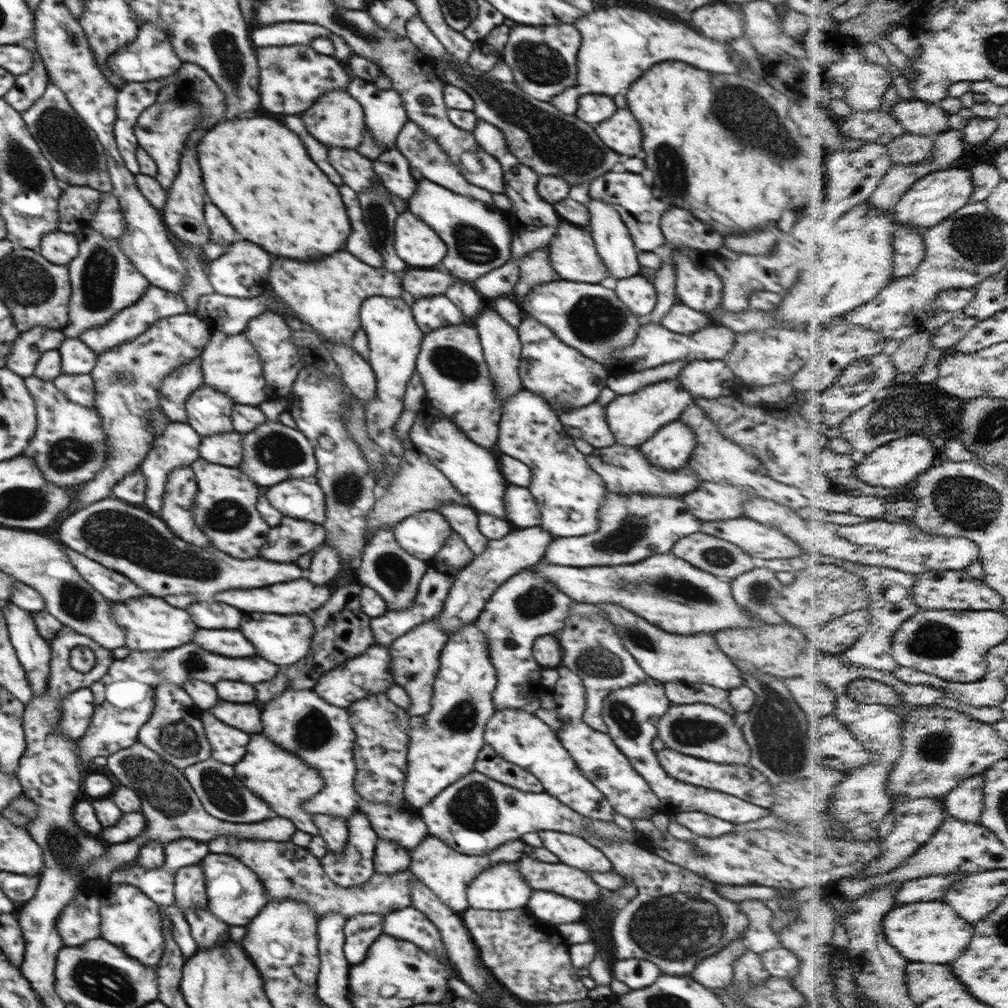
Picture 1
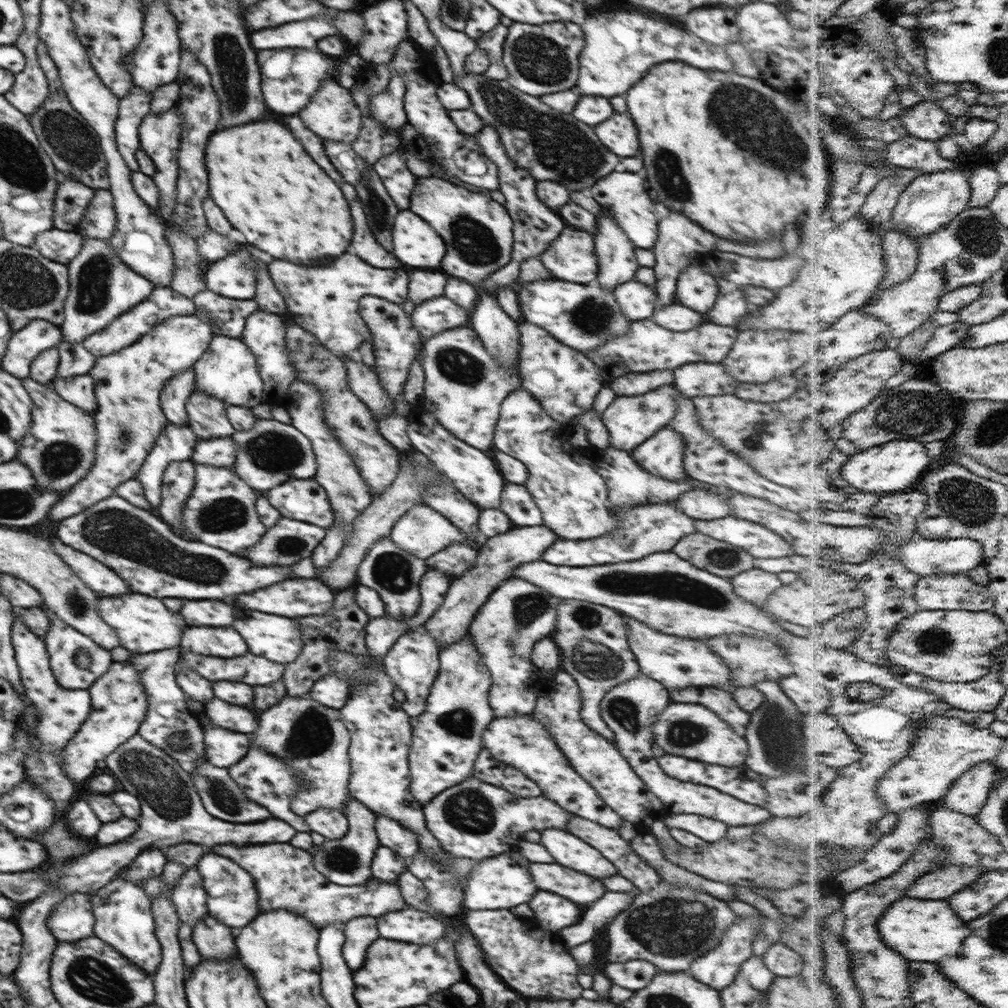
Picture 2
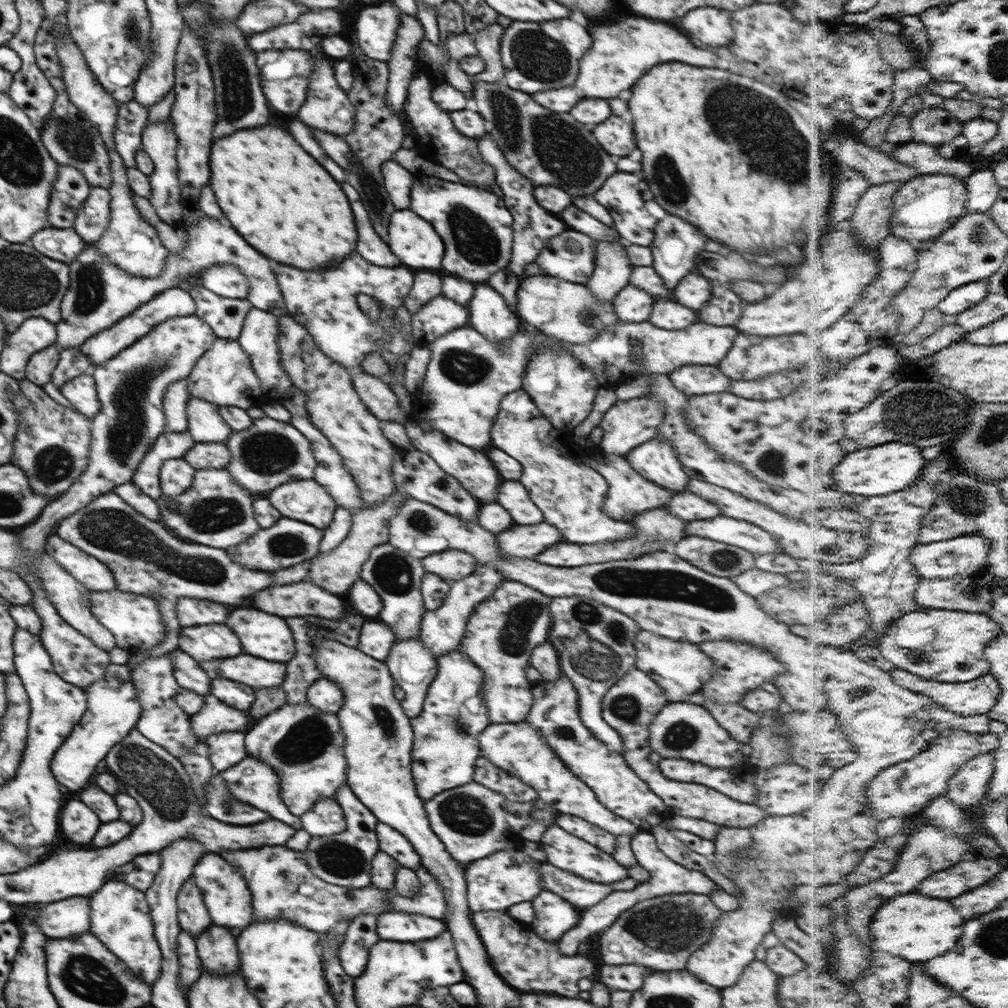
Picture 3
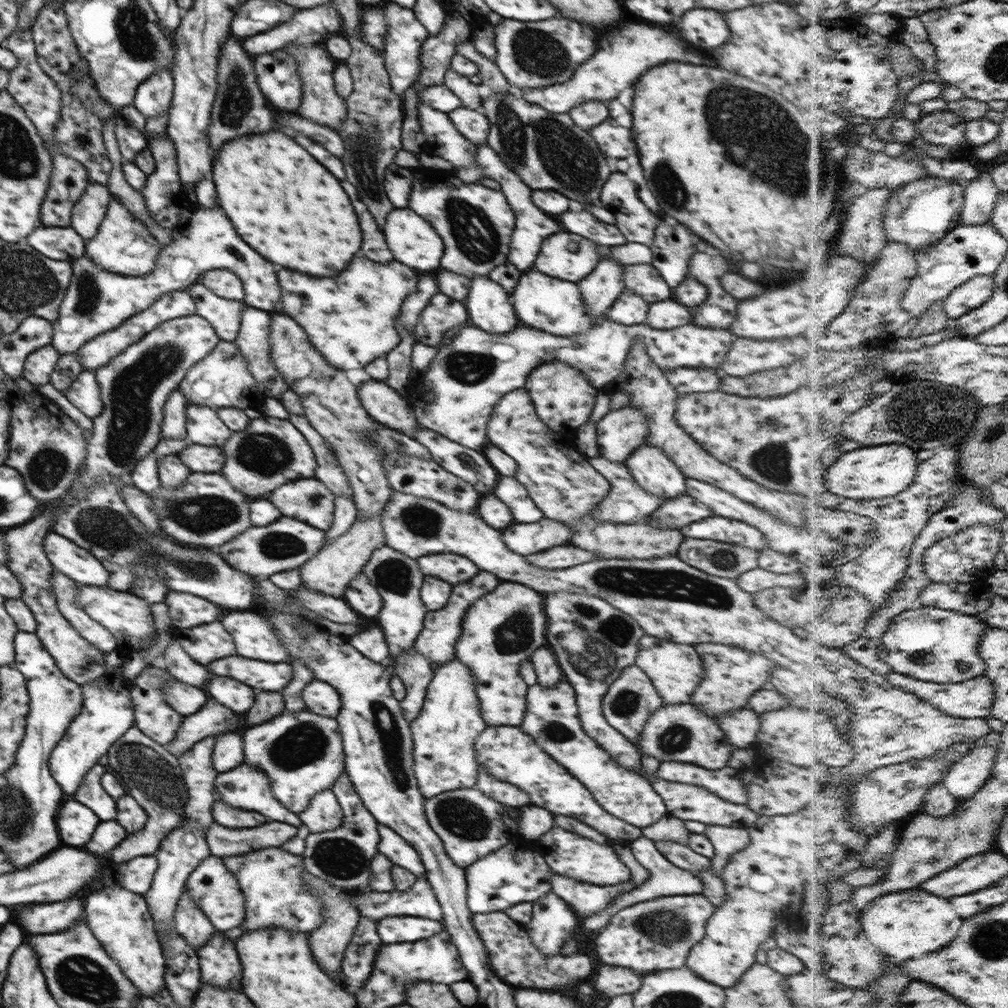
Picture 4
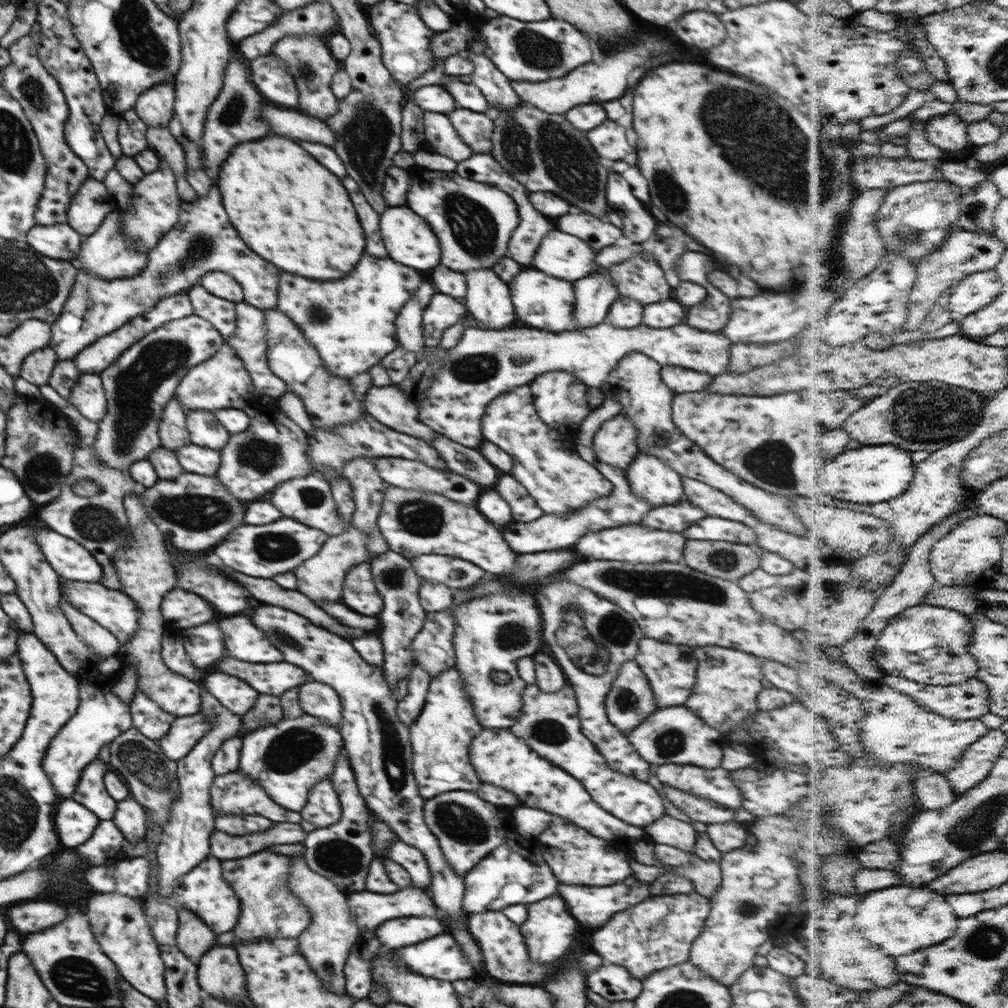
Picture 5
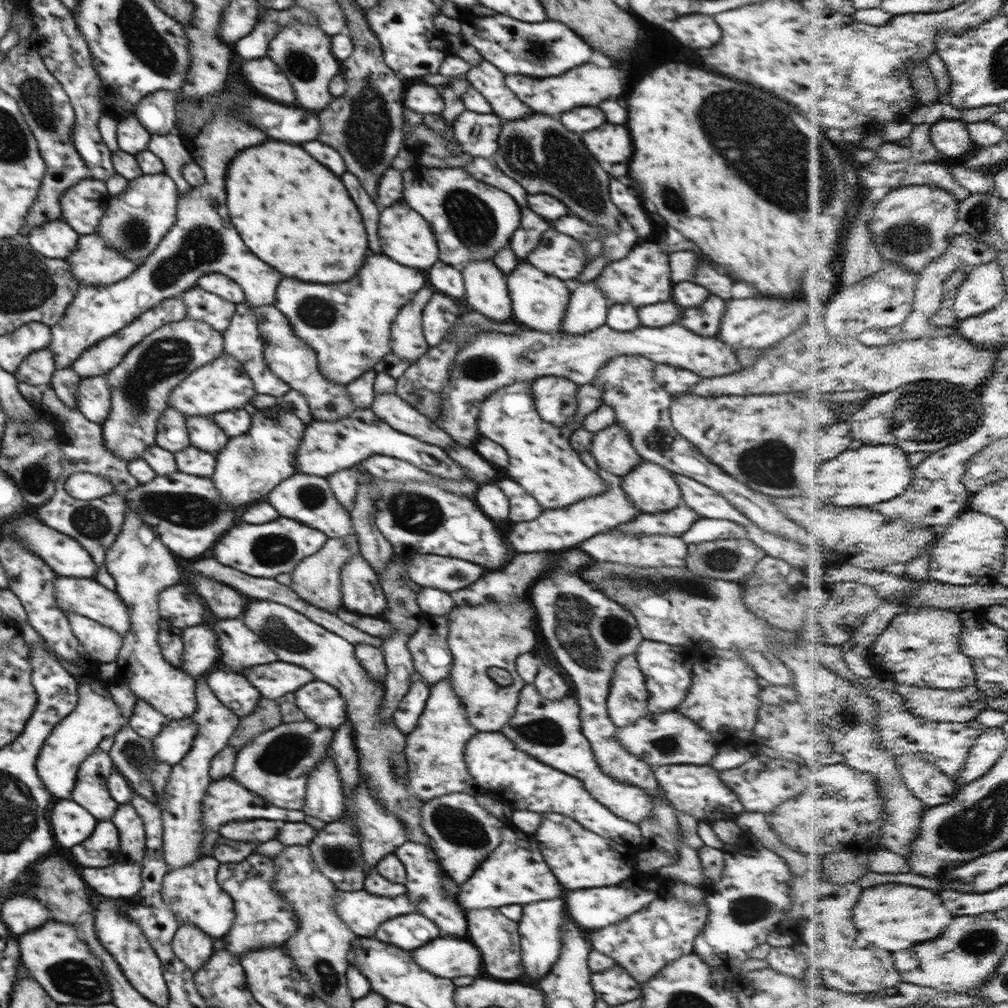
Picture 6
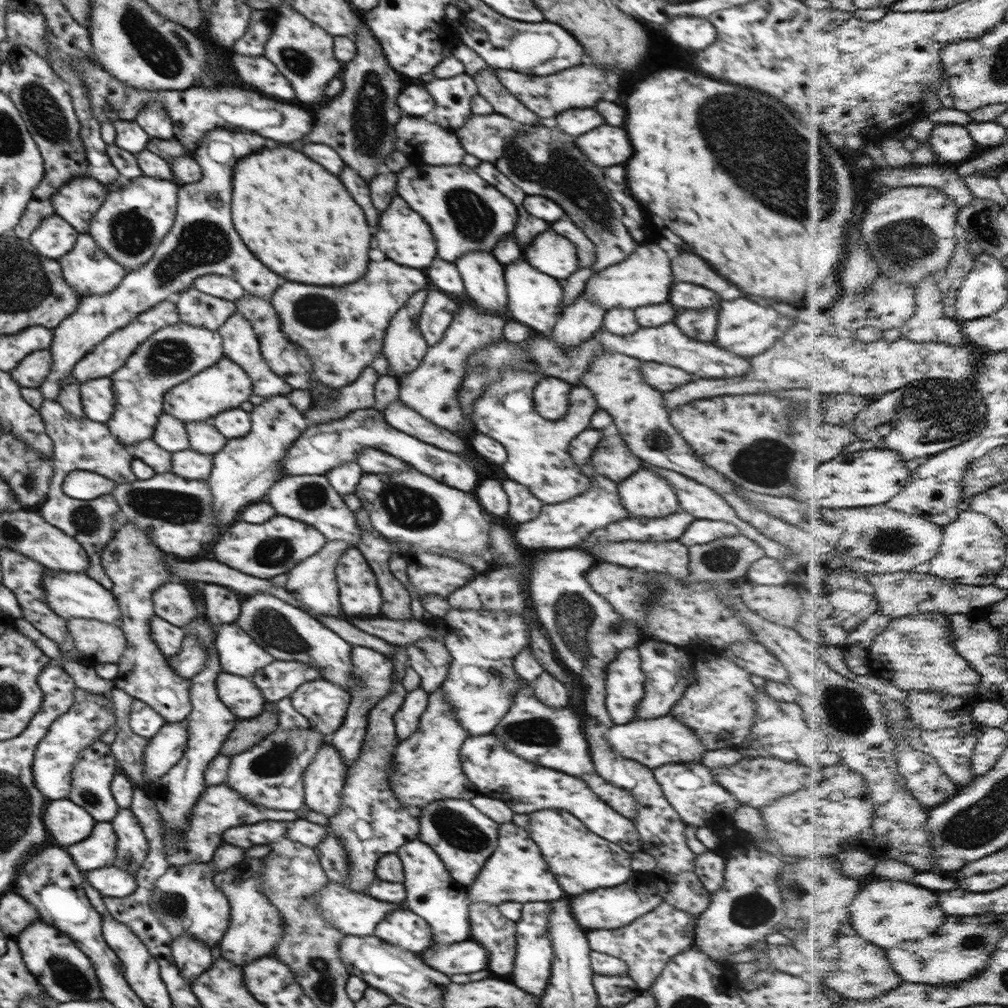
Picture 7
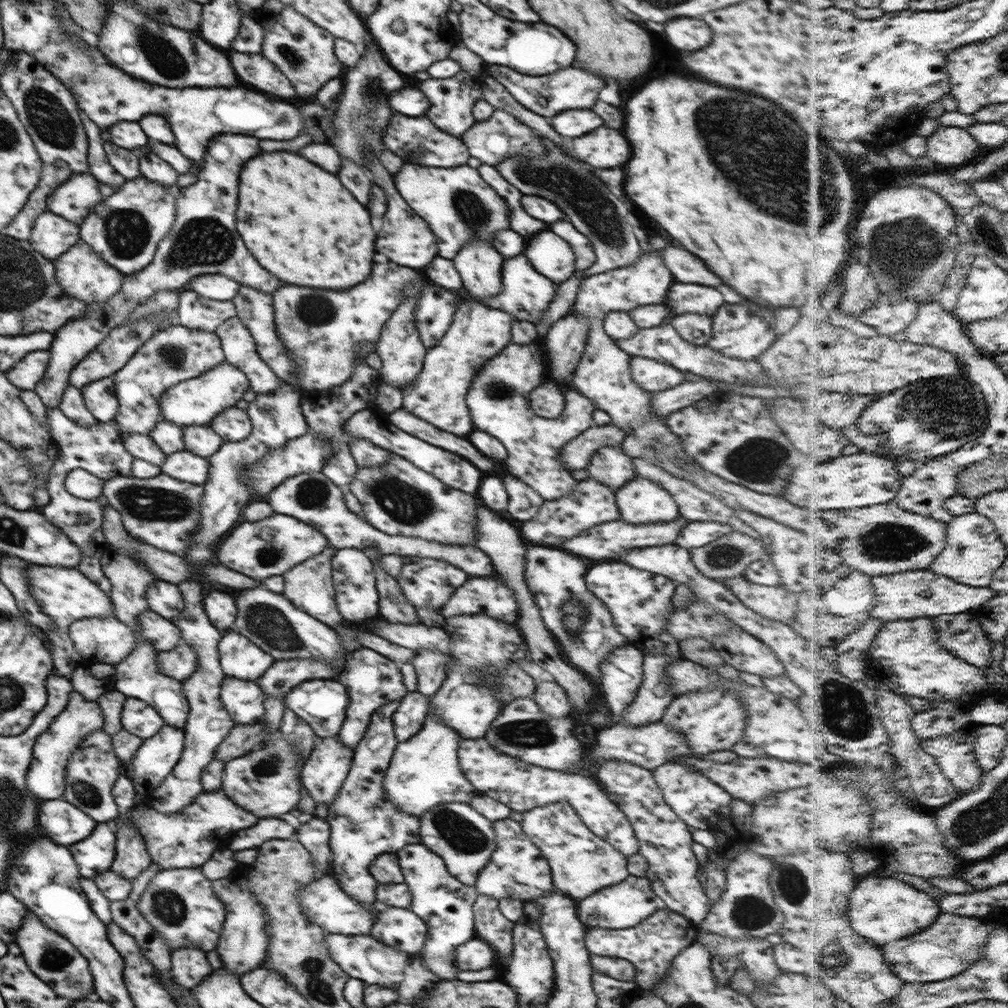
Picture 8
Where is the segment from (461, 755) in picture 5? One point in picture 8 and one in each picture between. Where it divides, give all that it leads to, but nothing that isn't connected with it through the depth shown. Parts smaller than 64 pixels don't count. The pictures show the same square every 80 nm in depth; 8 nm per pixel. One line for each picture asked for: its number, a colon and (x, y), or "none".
6: (434, 751)
7: (428, 767)
8: (424, 771)

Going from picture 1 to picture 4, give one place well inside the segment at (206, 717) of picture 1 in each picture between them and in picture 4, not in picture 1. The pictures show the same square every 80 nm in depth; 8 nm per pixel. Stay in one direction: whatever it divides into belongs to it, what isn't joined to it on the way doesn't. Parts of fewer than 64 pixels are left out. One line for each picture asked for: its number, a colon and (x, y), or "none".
2: (223, 748)
3: (226, 749)
4: (228, 751)

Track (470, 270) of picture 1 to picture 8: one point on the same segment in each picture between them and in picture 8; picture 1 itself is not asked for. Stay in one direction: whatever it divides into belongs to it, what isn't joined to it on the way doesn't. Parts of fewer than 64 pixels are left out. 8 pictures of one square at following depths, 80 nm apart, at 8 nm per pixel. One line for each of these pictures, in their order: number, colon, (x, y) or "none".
2: (479, 233)
3: (477, 229)
4: (475, 222)
5: (473, 221)
6: (471, 220)
7: (466, 214)
8: (460, 207)

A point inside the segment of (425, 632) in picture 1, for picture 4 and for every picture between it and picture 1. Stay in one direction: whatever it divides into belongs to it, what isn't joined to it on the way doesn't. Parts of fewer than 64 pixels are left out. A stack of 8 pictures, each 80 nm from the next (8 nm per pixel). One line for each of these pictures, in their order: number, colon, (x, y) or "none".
2: (412, 663)
3: (413, 667)
4: (415, 671)

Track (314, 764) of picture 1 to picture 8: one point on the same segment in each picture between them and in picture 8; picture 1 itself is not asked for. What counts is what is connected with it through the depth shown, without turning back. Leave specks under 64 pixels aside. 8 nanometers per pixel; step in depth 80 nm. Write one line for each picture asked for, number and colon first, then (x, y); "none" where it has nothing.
2: (312, 739)
3: (305, 745)
4: (301, 753)
5: (287, 759)
6: (276, 764)
7: (270, 774)
8: (265, 782)

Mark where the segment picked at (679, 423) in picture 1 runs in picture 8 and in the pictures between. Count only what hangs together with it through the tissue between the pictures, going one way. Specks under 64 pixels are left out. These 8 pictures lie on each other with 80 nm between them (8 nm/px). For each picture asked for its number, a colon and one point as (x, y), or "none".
2: (661, 455)
3: (655, 460)
4: (651, 467)
5: (653, 480)
6: (652, 488)
7: (645, 494)
8: (640, 501)

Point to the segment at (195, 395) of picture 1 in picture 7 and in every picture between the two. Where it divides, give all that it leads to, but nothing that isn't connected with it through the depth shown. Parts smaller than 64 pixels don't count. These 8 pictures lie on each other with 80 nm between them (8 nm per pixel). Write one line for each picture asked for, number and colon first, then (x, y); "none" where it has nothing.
2: (207, 417)
3: (205, 424)
4: (204, 427)
5: (204, 428)
6: (204, 433)
7: (204, 437)

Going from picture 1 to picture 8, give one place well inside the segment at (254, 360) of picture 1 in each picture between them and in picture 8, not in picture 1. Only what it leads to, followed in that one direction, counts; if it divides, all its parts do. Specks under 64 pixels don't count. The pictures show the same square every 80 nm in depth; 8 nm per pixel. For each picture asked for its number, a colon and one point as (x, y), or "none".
2: (227, 370)
3: (223, 375)
4: (221, 380)
5: (221, 382)
6: (221, 385)
7: (225, 385)
8: (196, 401)

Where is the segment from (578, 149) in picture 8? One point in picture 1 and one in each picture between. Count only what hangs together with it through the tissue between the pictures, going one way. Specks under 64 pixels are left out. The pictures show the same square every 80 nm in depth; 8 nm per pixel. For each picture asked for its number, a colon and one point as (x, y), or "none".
1: (621, 133)
2: (618, 133)
3: (617, 138)
4: (613, 140)
5: (609, 140)
6: (611, 143)
7: (605, 146)

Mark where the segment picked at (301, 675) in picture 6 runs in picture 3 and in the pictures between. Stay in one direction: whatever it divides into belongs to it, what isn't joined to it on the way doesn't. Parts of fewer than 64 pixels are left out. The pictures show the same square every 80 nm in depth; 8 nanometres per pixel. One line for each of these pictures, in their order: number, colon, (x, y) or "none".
3: (249, 670)
4: (272, 677)
5: (275, 679)

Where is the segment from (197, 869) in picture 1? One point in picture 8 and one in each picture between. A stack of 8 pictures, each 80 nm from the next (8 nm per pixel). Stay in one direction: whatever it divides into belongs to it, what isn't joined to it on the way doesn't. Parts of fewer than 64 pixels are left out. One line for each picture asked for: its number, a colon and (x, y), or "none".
2: (189, 897)
3: (193, 917)
4: (190, 922)
5: (194, 938)
6: (193, 947)
7: (192, 956)
8: (189, 966)

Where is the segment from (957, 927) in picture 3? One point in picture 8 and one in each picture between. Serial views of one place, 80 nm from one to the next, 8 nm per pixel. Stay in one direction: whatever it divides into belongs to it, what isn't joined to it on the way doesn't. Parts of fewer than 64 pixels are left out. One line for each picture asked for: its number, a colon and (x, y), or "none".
4: (912, 924)
5: (904, 919)
6: (895, 916)
7: (887, 912)
8: (884, 909)

